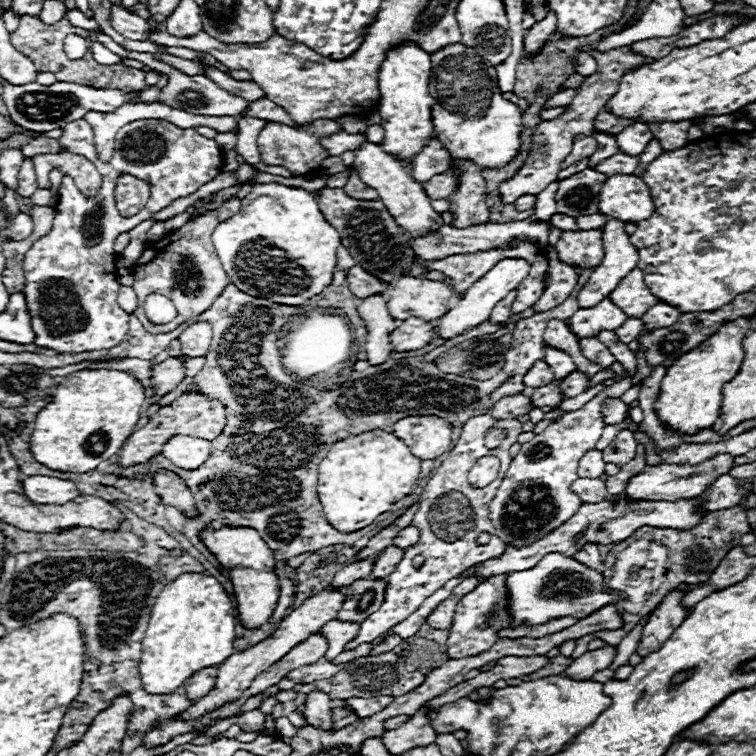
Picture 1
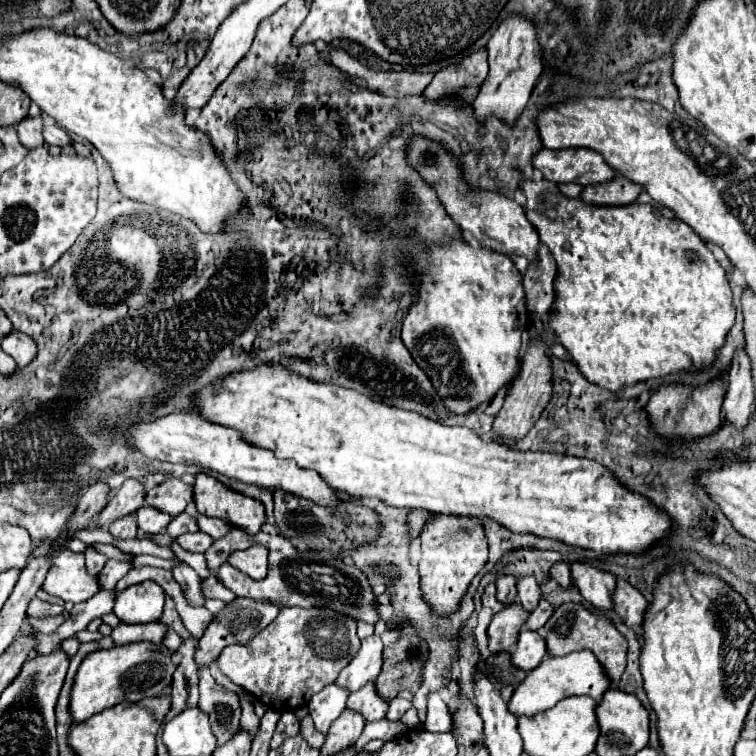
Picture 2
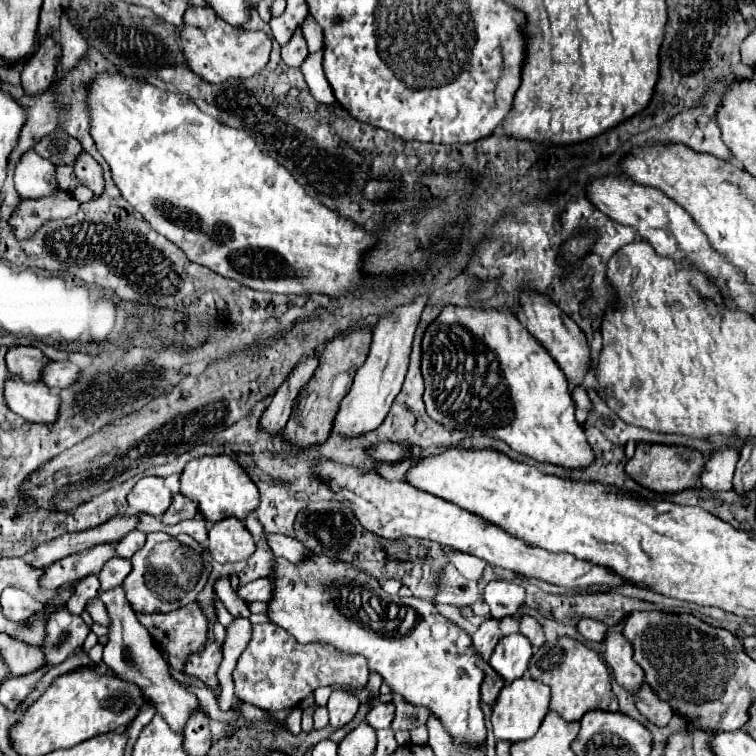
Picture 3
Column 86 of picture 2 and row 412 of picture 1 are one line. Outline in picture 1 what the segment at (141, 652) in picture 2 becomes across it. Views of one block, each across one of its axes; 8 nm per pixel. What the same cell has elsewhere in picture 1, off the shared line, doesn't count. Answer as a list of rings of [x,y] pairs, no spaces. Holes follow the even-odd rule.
[[[738,318],[734,322],[726,322],[718,334],[702,342],[702,346],[694,348],[690,354],[678,358],[670,368],[666,368],[666,376],[662,378],[660,394],[654,404],[656,414],[662,424],[674,428],[678,434],[696,434],[704,428],[710,428],[720,412],[722,404],[722,386],[730,382],[744,360],[742,342],[746,332],[738,332],[738,328],[748,330],[750,320]]]

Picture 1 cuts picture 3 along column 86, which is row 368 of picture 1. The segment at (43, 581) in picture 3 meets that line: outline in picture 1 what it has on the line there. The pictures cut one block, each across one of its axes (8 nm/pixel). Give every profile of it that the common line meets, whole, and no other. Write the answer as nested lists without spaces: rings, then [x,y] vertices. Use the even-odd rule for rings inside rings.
[[[544,344],[544,358],[542,360],[546,364],[550,364],[550,370],[554,370],[556,380],[562,380],[566,374],[576,370],[576,364],[572,362],[572,358],[566,352],[552,348],[552,346],[546,346],[546,344]]]

